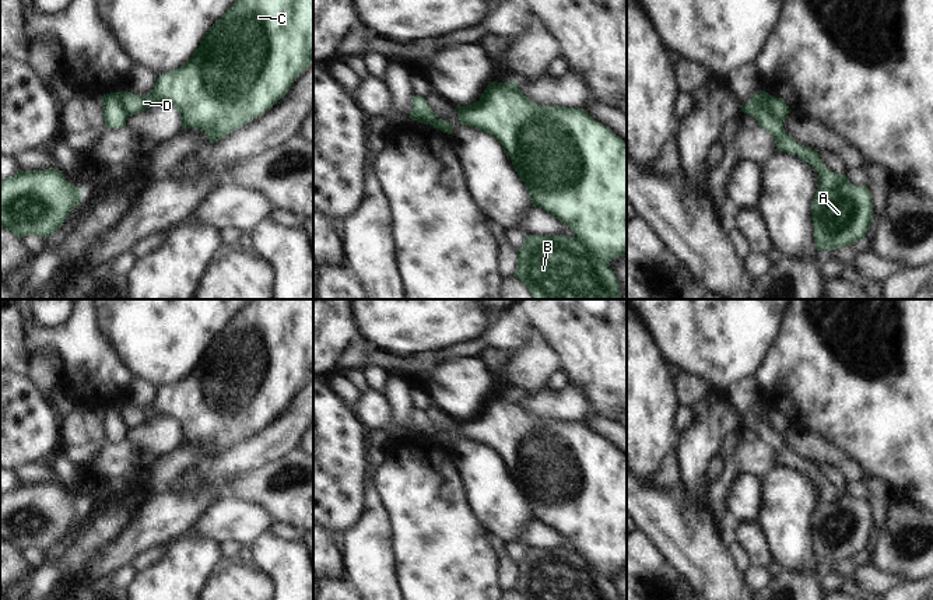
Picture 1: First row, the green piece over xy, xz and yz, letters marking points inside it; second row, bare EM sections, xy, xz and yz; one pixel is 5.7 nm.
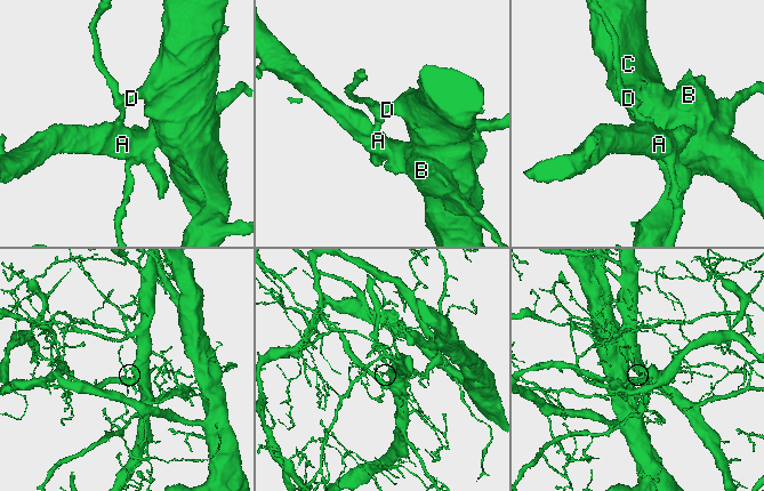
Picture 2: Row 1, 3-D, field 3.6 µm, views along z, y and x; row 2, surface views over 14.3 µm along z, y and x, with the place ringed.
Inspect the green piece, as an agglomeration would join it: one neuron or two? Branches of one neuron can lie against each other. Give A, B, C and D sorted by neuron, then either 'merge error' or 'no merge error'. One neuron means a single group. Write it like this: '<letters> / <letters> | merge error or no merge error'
A B / C D | merge error

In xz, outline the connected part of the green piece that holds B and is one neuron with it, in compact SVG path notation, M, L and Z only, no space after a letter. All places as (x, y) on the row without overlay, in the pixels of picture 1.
M527 548L513 590L526 600L620 600L608 575L565 548Z

